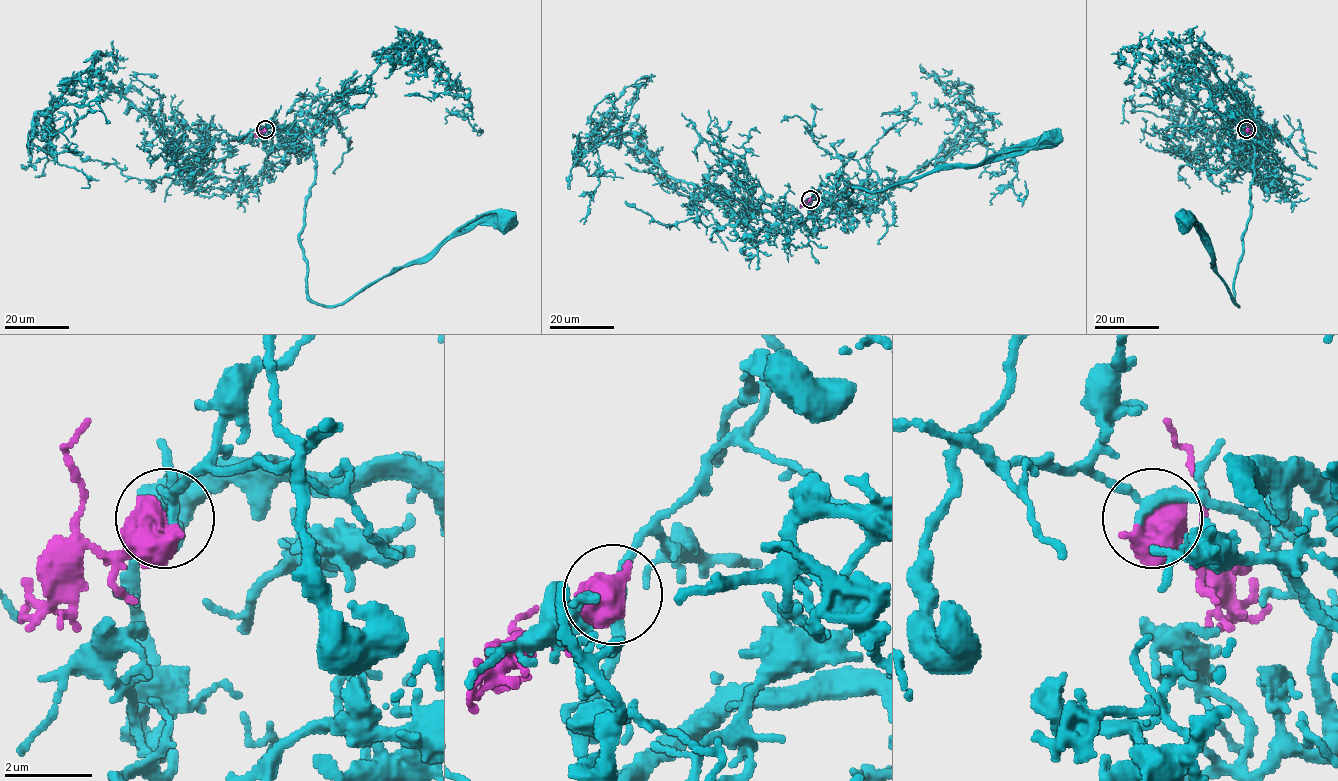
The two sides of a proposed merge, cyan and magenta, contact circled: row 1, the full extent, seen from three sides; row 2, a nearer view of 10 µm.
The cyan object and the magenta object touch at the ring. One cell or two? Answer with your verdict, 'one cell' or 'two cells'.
one cell

